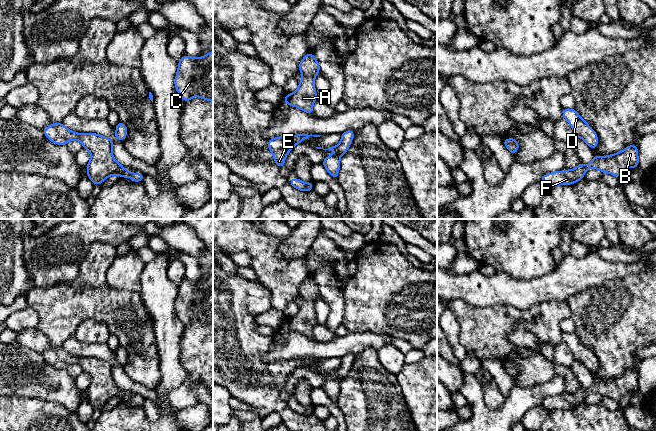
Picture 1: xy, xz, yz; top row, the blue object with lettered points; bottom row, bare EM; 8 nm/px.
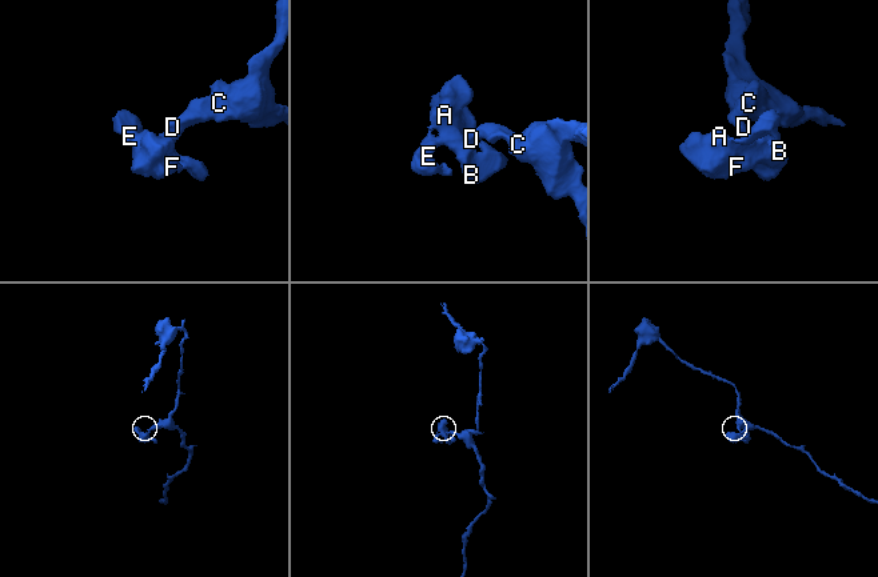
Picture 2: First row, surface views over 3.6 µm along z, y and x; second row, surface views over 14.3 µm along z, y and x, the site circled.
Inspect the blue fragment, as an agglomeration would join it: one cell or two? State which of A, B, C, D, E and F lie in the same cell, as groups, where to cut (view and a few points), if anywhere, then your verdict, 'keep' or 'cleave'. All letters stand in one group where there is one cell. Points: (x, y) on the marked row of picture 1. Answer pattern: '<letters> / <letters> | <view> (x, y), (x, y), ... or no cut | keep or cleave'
A B C D E F | no cut | keep

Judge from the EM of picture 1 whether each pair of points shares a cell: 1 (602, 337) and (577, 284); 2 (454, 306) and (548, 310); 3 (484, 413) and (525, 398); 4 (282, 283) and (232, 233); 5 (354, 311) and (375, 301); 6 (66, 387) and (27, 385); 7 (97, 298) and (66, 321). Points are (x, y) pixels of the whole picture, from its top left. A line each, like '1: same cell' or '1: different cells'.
1: different cells
2: same cell
3: same cell
4: same cell
5: same cell
6: same cell
7: same cell

